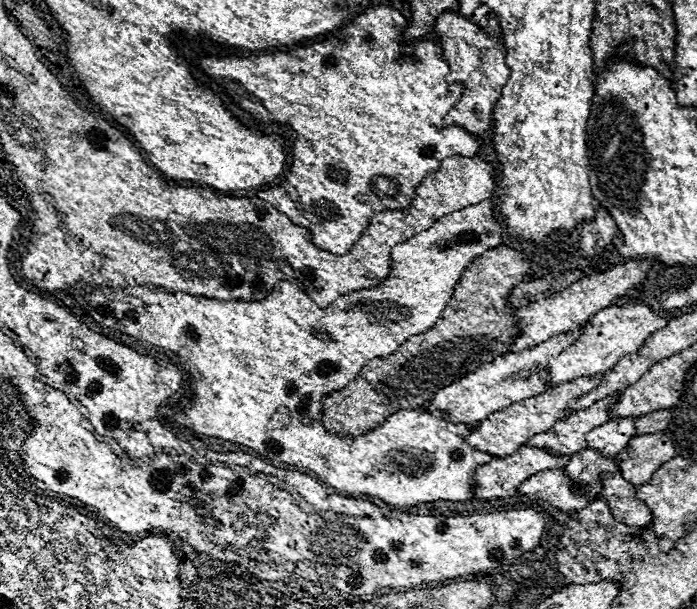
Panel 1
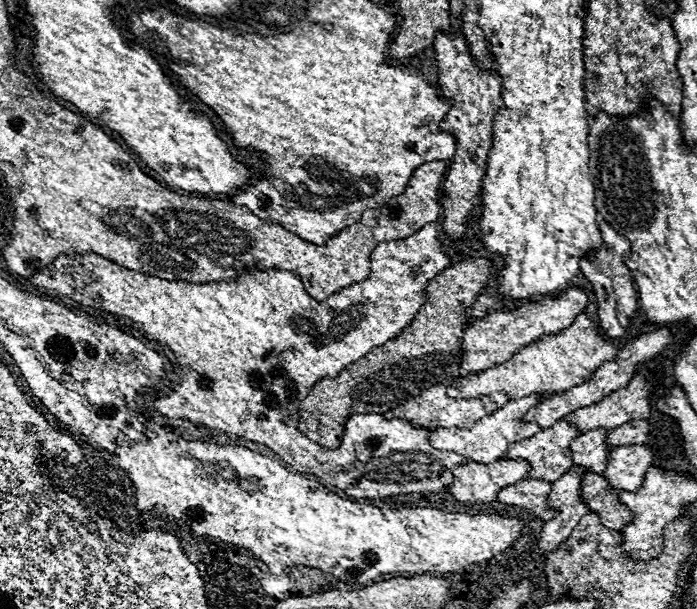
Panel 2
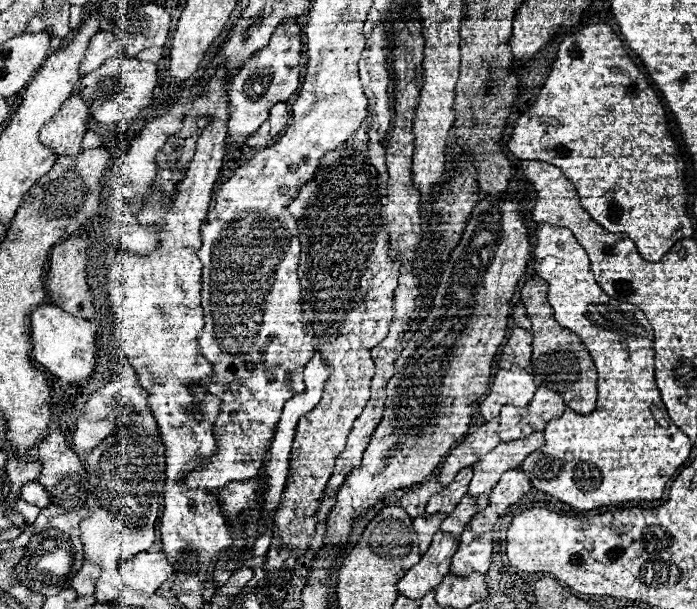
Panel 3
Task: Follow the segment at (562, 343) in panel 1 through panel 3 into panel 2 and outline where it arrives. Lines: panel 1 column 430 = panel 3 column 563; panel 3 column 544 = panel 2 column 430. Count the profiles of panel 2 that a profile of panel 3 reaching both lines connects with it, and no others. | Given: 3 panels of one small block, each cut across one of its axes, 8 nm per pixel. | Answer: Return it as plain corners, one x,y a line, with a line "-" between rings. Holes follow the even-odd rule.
438,384
438,386
432,386
432,388
424,390
420,396
404,402
402,406
390,410
390,414
400,418
400,420
410,420
416,426
426,426
426,428
452,428
452,426
464,428
464,426
472,426
480,418
496,412
508,400
510,400
510,396
506,392
496,392
492,396
478,396
478,398
450,398
446,394
446,386

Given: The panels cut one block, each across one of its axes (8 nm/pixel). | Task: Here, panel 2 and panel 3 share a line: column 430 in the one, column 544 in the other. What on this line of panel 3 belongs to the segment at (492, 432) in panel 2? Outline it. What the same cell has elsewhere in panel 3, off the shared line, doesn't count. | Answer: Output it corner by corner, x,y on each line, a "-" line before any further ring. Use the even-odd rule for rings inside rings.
534,432
528,438
520,438
520,440
512,440
512,442
496,446
492,452
482,456
480,462
476,462
472,466
474,468
474,478
470,482
468,494
470,496
488,494
498,484
498,478
506,470
522,466
526,454
532,454
534,450
542,448
544,444
546,444
544,434

